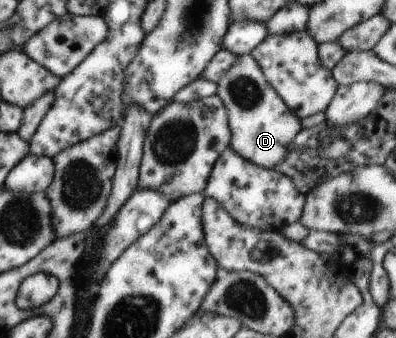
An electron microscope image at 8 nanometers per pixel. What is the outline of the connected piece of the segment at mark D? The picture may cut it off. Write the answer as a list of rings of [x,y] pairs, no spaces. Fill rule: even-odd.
[[[251,53],[238,55],[231,68],[216,82],[216,85],[216,95],[227,109],[231,148],[257,166],[274,169],[285,156],[286,146],[301,131],[301,119],[287,108],[279,93],[271,88],[262,68]]]

